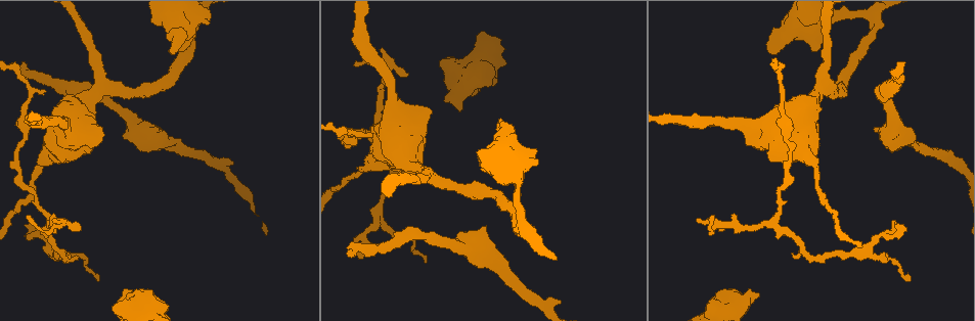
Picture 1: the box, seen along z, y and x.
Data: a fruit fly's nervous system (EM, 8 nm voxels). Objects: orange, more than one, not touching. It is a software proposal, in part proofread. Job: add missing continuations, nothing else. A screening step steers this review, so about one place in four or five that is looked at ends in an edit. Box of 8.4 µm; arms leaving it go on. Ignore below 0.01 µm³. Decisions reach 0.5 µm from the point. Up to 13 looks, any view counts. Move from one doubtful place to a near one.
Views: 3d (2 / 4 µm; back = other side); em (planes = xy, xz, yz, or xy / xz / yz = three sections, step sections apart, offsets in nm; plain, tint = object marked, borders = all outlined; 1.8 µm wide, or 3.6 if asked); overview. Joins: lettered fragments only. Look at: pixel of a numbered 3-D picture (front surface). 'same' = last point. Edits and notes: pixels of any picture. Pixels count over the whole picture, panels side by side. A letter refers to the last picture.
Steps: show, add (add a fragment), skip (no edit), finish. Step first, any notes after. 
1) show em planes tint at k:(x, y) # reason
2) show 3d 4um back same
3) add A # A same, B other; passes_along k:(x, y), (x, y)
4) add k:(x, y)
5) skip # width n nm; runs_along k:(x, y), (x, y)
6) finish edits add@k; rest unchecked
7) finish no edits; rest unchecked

show em planes tint at 1:(458, 109) # thick end

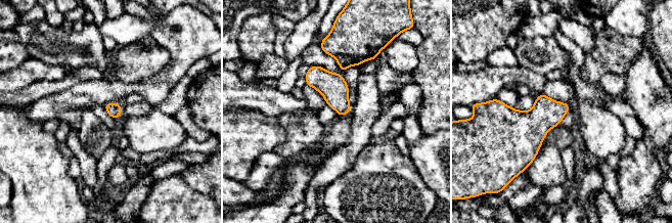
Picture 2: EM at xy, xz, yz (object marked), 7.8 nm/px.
show em planes borders same # see the neighbours

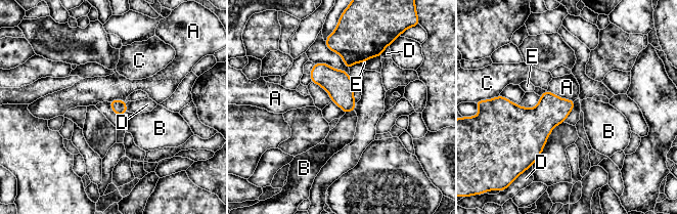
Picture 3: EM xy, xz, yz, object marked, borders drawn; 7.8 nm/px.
skip # longest_contact A 240 nm; A other, B other, C other, D other, E other; no lettered fragment goes on from it

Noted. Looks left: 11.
show 3d 2um at 1:(54, 218) # branch stops here

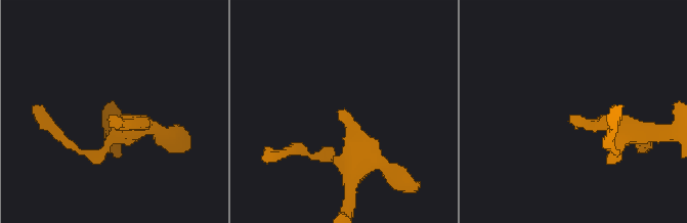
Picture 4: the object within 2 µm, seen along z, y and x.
show em xy step 8 tint at 4:(342, 113) # now the EM

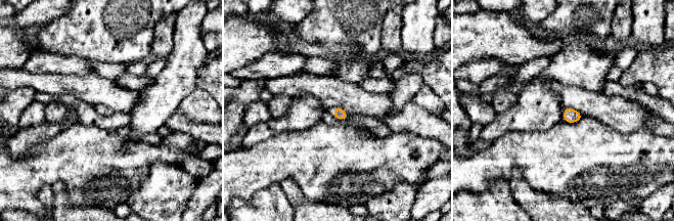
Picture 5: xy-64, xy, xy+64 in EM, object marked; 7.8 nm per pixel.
show em planes borders same # cut it another way

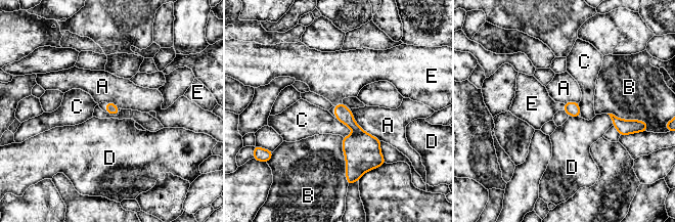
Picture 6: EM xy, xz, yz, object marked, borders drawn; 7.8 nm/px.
add E # A other, B other, C other, D other, E same; the cell continues

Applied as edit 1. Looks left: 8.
show em planes tint at 1:(31, 236) # abrupt turn

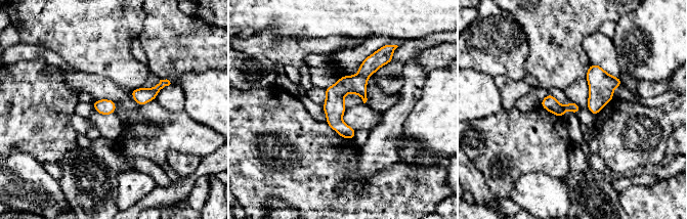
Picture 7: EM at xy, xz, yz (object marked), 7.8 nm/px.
show em planes borders same

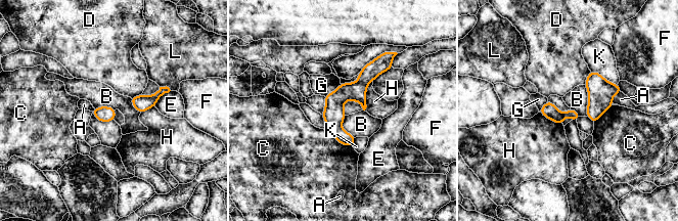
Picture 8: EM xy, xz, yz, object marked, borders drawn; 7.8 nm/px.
skip # width 110 nm; A other, B other, C other, D other, E other, F other, G other, H other, K other, L other; runs_along 8:(381, 67), (335, 104), (341, 140); none of them fits

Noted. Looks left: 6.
show overview

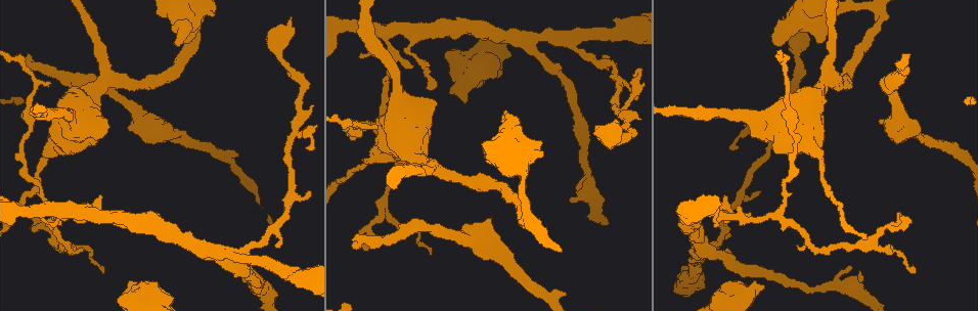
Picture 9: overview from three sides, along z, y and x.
show em xz step 4 borders at 9:(902, 56) # long arm stops here

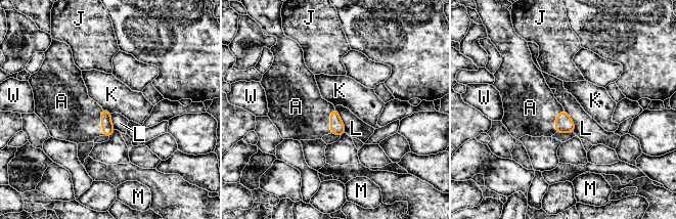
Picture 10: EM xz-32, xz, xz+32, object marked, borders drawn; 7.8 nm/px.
show em planes borders same

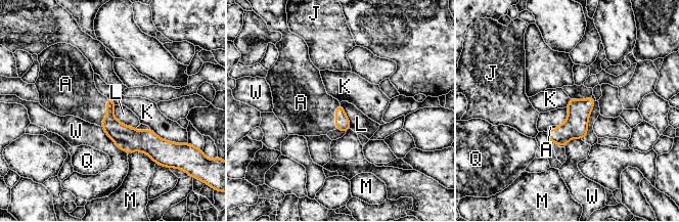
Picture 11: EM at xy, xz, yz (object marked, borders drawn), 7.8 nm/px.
add A # A same, J other, K other, L other, M other, Q other, W other; passes_along 11:(125, 137), (107, 112), (80, 97); the cell continues

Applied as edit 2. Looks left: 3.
show 3d 4um at 9:(915, 271)

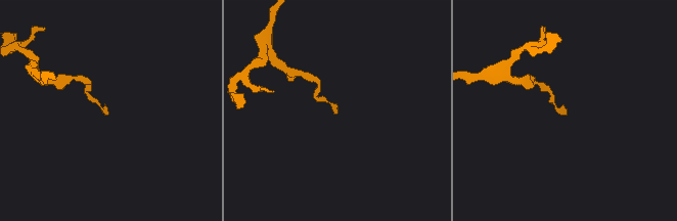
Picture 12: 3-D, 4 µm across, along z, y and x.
show em planes borders at 12:(335, 112)

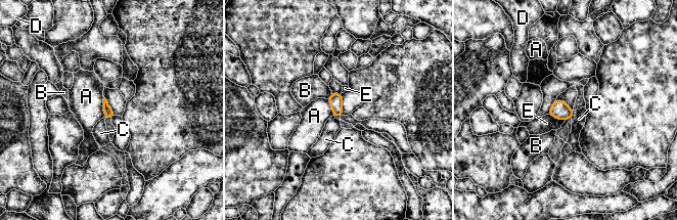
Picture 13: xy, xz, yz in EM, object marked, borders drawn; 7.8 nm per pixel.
skip # longest_contact A 160 nm; A other, B other, C other, D other, E other; border 13:(103, 97), (103, 115), (105, 117); no lettered fragment goes on from it

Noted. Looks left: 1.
finish edits add@6, add@11; rest unchecked

